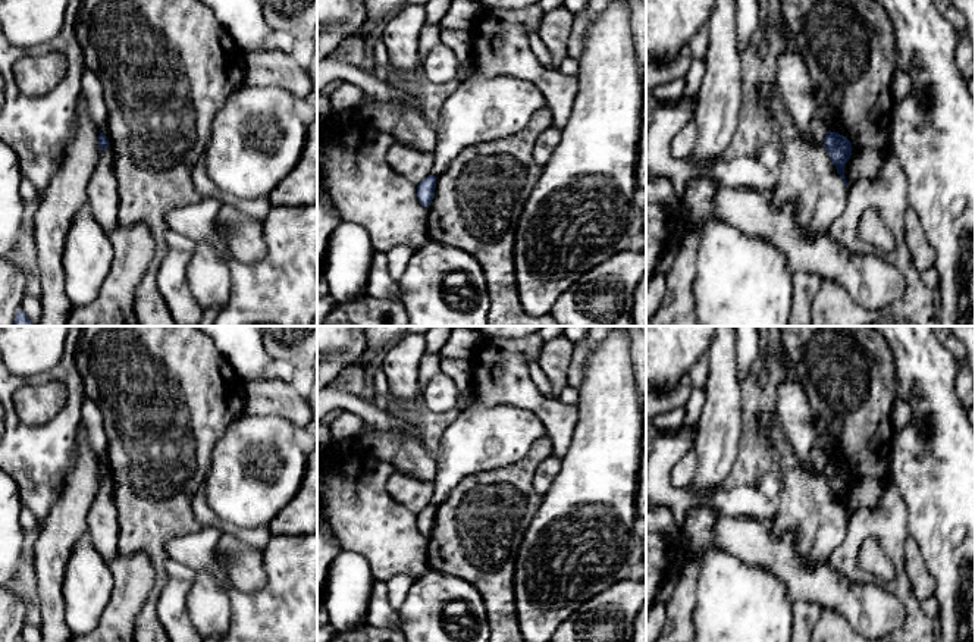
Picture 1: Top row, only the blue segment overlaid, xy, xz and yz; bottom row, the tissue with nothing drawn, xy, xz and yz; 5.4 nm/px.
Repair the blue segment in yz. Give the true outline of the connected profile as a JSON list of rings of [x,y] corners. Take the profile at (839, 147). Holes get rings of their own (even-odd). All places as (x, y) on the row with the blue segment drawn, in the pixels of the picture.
[[[828,131],[822,145],[828,150],[830,159],[836,166],[837,173],[849,188],[844,176],[844,167],[852,156],[852,143],[838,132]]]

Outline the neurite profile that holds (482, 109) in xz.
[[[507,75],[470,76],[458,82],[441,109],[432,176],[441,176],[467,147],[520,132],[532,116],[548,107],[532,82]]]

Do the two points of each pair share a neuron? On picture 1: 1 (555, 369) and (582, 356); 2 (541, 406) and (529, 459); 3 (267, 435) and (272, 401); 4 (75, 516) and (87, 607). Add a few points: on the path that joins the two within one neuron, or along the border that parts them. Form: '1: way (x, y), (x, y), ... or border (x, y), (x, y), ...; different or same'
1: border (574, 347), (570, 356), (566, 384); different
2: border (546, 437), (554, 453); different
3: border (245, 412), (282, 416), (297, 428); different
4: border (85, 534), (75, 544), (65, 573); different

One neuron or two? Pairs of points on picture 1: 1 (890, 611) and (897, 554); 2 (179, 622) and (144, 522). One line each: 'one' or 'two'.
1: two
2: two

